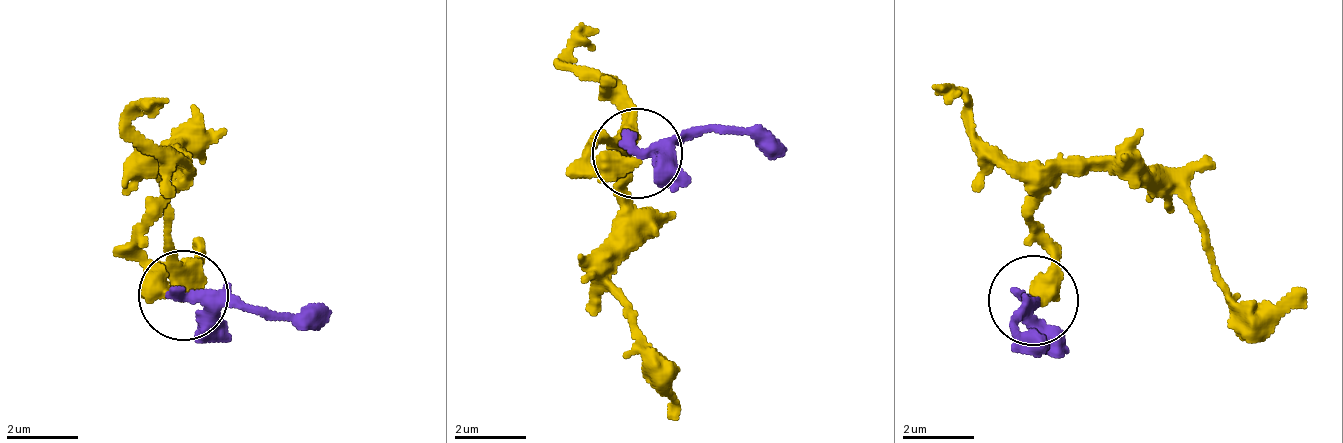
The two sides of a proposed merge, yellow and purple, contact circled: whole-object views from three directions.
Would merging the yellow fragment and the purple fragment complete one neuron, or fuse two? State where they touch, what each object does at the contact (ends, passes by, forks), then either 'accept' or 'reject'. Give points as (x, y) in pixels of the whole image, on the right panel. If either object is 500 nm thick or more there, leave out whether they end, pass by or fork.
at (1033, 300); yellow ends there; purple passes by; accept

